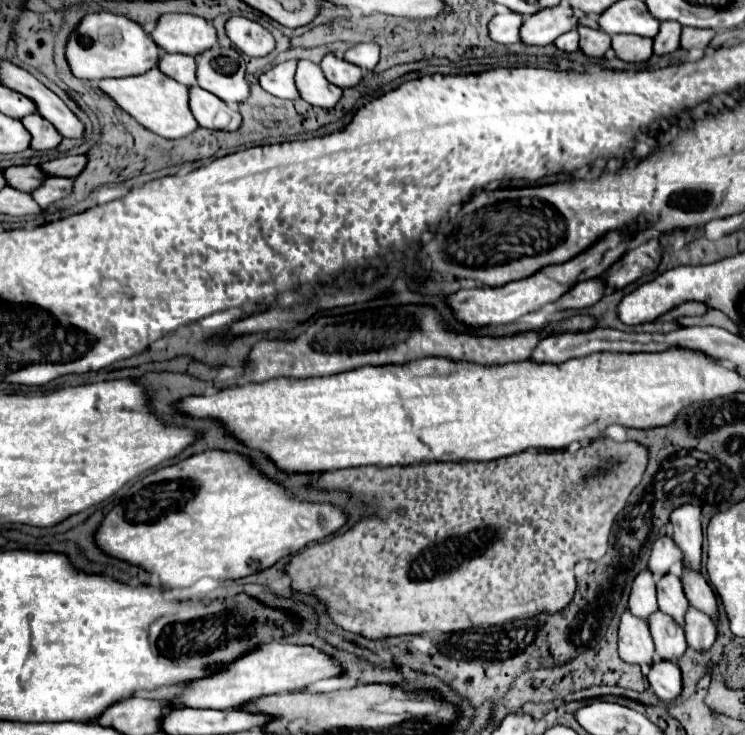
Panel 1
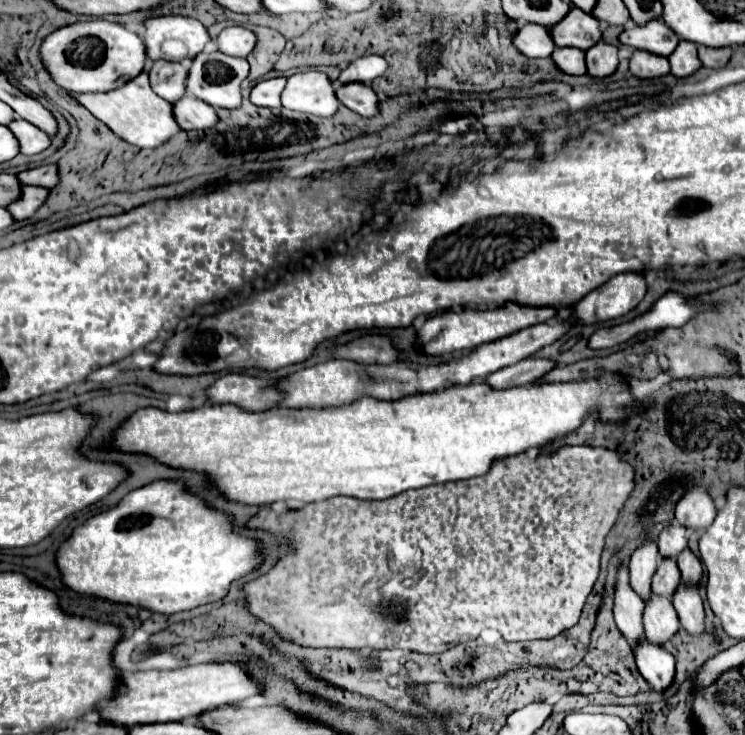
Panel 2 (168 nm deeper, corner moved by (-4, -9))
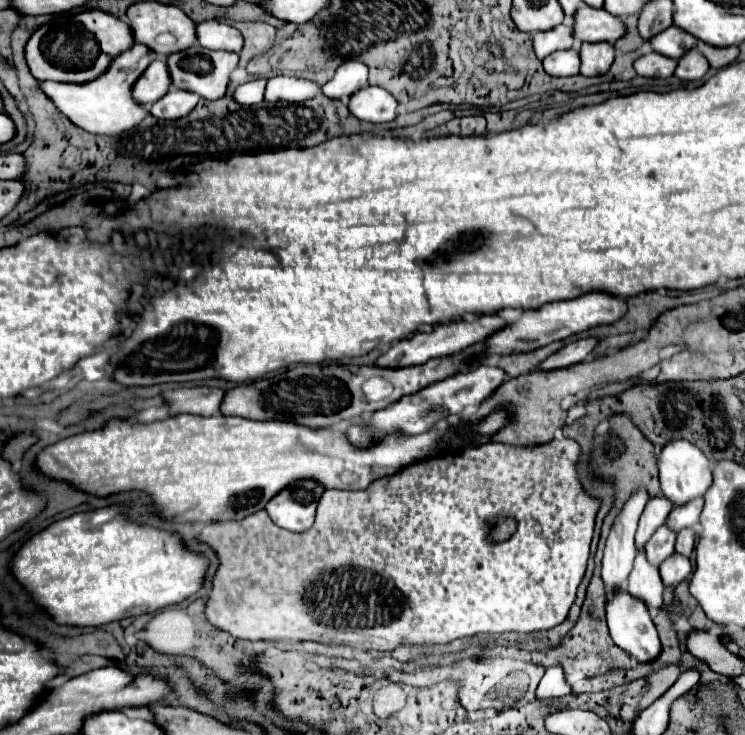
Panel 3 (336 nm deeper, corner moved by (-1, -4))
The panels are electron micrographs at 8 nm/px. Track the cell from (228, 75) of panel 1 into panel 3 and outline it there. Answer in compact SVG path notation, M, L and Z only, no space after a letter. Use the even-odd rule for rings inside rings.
M191 46L183 52L171 54L167 58L167 68L169 68L171 84L175 88L197 92L205 100L217 100L217 98L225 96L229 74L231 74L231 70L237 68L237 62L239 62L239 56L235 52L223 52L223 50L215 52L215 50L207 50L201 46Z

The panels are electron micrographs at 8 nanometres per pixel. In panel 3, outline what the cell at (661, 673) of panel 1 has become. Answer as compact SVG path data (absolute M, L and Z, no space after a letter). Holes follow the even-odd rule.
M617 588L615 592L611 592L607 596L605 612L607 612L607 626L611 632L611 638L619 648L623 648L627 654L633 654L639 662L649 662L659 656L661 642L659 642L655 624L651 622L649 608L645 606L643 600L629 596L629 592L625 592L625 588Z

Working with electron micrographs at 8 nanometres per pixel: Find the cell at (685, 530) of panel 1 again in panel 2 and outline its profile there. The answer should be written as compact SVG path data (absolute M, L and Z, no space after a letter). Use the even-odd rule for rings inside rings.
M692 485L688 493L676 505L676 521L690 531L706 529L716 517L714 501L710 499L706 487Z

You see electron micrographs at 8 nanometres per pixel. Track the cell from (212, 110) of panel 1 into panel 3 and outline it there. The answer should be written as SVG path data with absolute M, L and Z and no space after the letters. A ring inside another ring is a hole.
M171 88L161 100L157 100L151 106L151 114L155 118L163 118L163 120L177 120L187 116L199 102L199 96L195 92L185 92L185 90L177 90Z

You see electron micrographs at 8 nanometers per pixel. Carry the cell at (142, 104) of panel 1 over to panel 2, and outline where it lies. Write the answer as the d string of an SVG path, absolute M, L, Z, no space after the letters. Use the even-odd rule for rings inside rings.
M144 71L140 77L128 81L126 85L108 91L108 93L84 93L76 95L76 99L100 121L104 121L118 137L136 145L136 147L160 147L168 143L182 129L176 125L176 117L172 117L172 103L160 99L152 93L148 73Z

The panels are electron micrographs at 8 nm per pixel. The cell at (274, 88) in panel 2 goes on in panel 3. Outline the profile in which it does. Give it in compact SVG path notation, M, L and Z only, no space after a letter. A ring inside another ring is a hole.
M259 78L259 80L245 82L245 84L241 84L241 86L237 86L237 88L235 88L235 92L233 92L233 98L237 100L237 104L243 104L243 106L259 104L259 102L263 102L265 84L267 84L267 80L265 80L265 78Z

